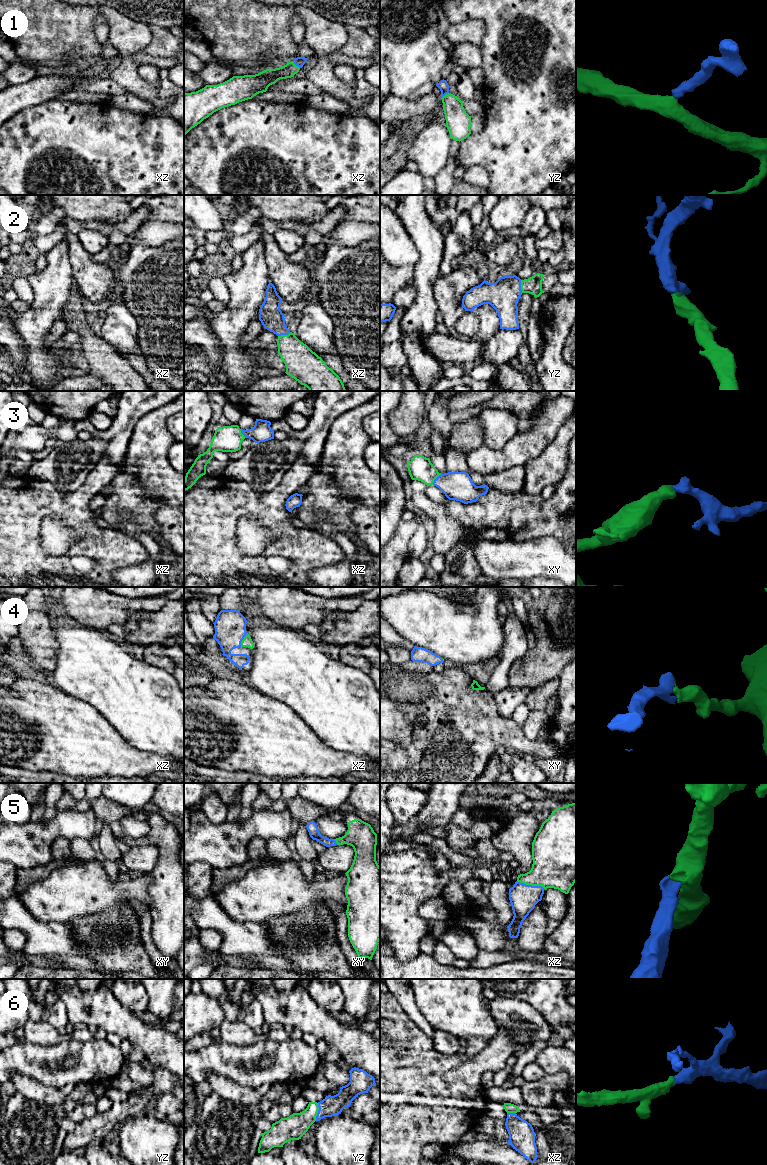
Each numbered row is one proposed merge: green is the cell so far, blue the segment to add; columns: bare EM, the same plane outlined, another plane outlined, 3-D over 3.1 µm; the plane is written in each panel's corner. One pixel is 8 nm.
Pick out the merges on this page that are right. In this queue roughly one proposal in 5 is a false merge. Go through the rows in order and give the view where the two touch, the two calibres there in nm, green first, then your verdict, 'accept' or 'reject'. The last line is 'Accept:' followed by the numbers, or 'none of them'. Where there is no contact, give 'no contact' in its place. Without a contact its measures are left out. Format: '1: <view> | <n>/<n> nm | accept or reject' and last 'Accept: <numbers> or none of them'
1: xz | 130/80 nm | accept
2: yz | 140/260 nm | accept
3: xy | 200/220 nm | accept
4: xz | 80/260 nm | accept
5: xz | 360/220 nm | accept
6: yz | 190/160 nm | accept
Accept: 1, 2, 3, 4, 5, 6

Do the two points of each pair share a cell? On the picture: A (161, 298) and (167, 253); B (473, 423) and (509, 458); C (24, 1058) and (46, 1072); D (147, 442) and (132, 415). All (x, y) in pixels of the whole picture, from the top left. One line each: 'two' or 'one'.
A: one
B: two
C: one
D: two

